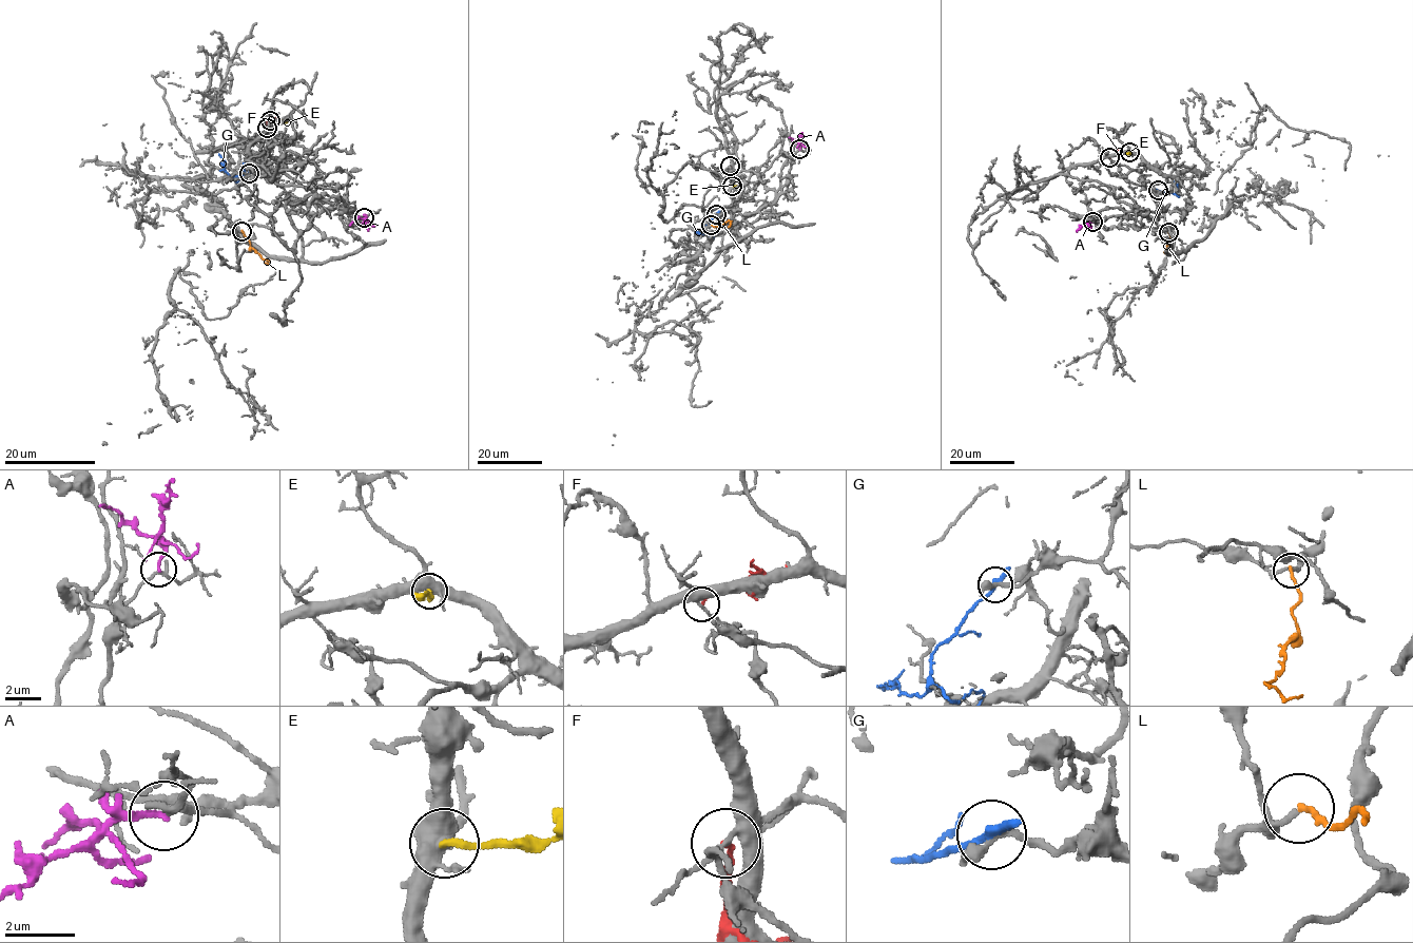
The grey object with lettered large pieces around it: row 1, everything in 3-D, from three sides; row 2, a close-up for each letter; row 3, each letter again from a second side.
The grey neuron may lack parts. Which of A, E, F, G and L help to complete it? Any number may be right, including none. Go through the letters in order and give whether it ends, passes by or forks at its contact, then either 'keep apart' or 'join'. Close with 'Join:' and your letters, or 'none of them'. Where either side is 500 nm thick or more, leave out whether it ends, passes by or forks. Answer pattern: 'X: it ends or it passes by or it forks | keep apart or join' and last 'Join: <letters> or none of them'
A: it ends | keep apart
E: keep apart
F: it ends | keep apart
G: it passes by | keep apart
L: it ends | join
Join: L

